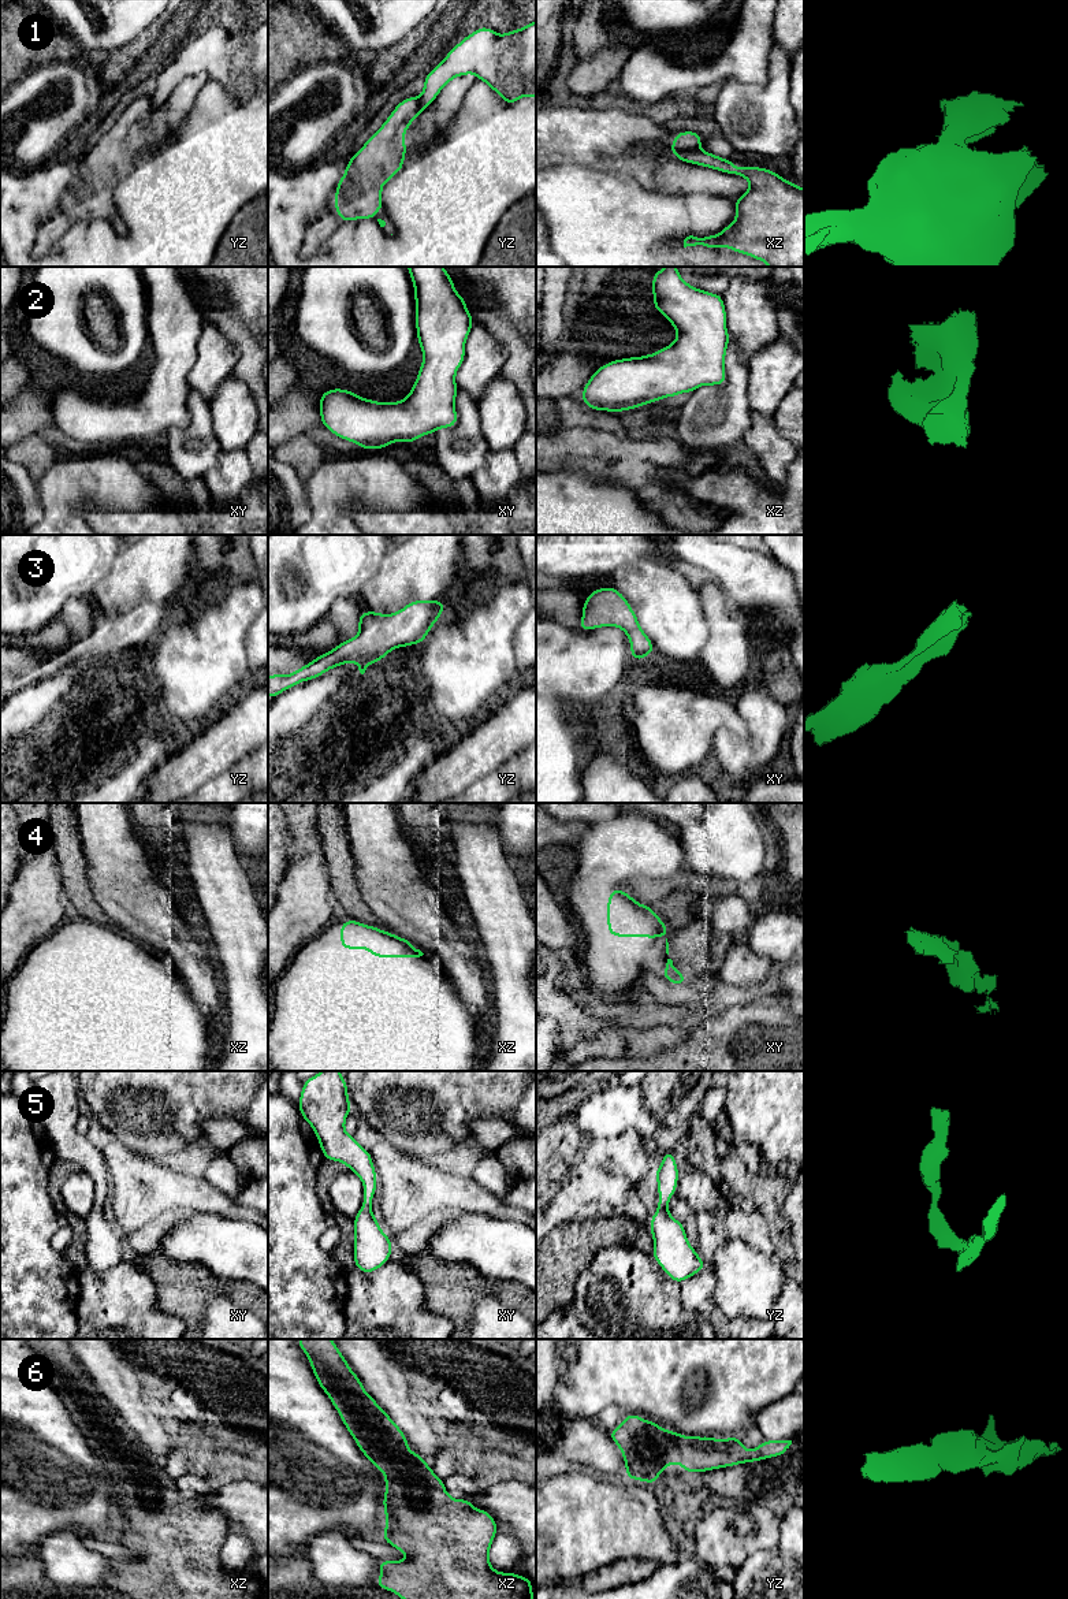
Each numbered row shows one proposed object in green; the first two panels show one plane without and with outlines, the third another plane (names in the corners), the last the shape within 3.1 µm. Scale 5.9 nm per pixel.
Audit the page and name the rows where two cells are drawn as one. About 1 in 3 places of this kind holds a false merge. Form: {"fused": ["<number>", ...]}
{"fused": ["1", "4"]}

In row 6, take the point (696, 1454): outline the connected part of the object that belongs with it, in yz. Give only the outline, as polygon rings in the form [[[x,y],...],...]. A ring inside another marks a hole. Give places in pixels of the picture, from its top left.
[[[628,1414],[621,1424],[607,1432],[622,1453],[626,1479],[655,1484],[663,1469],[678,1462],[686,1473],[702,1473],[745,1462],[758,1462],[786,1453],[792,1440],[763,1440],[756,1449],[747,1450],[738,1436],[718,1440],[712,1436],[685,1436],[671,1429],[660,1429],[659,1423],[644,1421],[639,1414]]]

